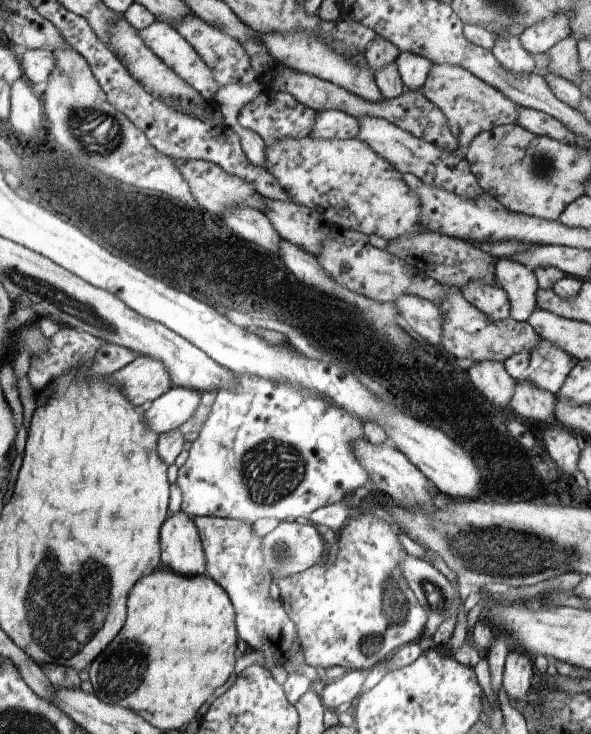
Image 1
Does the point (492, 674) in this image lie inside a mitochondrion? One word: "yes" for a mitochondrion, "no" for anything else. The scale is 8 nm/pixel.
no

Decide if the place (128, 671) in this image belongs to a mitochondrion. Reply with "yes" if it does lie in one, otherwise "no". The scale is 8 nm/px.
yes

